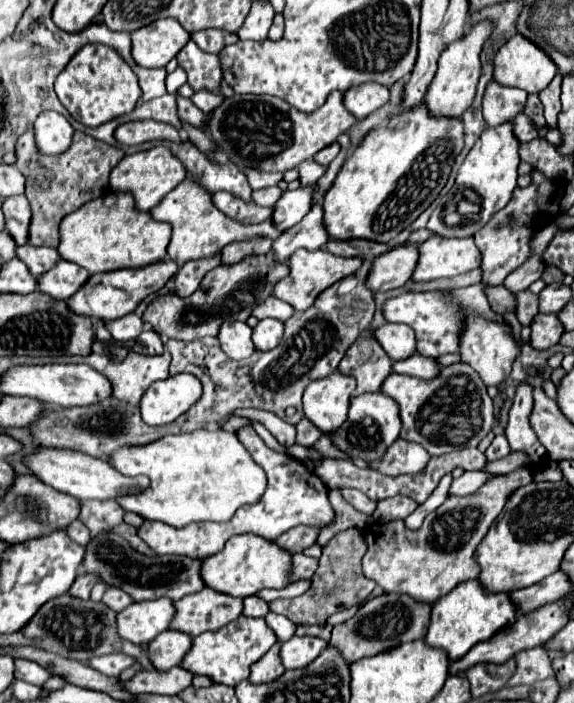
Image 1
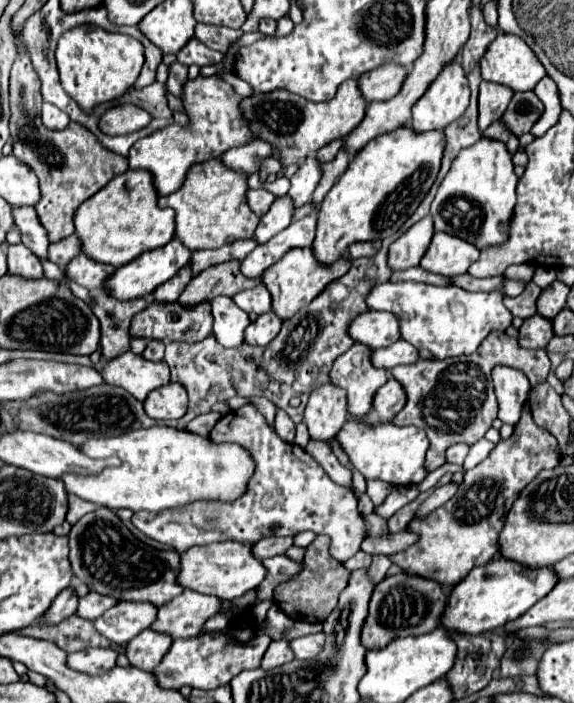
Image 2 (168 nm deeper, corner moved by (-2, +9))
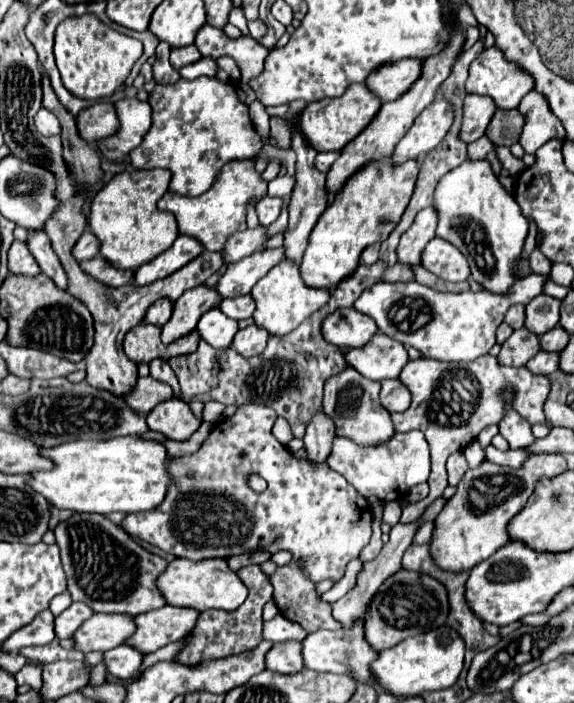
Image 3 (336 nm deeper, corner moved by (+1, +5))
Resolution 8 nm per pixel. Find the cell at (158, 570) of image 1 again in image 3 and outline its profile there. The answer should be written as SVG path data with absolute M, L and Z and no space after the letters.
M76 513L56 529L62 565L68 579L68 591L74 601L84 601L96 613L140 615L166 605L156 589L156 579L164 573L168 561L142 549L120 525L98 513Z

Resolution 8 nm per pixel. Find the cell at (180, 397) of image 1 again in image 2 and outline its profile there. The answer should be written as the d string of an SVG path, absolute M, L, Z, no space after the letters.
M169 383L155 389L145 399L145 413L151 419L181 419L187 413L187 391L179 383Z

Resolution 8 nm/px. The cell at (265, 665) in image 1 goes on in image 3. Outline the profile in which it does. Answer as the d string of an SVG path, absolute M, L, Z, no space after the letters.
M278 643L266 653L266 669L278 673L298 673L304 669L300 657L300 643Z

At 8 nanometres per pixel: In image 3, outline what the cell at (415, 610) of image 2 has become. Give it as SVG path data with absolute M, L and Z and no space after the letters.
M400 569L398 573L388 577L378 589L378 593L372 597L364 621L364 635L374 651L382 651L404 641L406 637L442 627L446 617L448 597L444 585L428 575Z

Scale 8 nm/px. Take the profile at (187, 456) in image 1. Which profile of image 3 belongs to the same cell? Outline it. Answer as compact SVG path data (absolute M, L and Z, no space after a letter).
M136 435L114 437L108 441L68 441L56 449L44 449L44 455L56 461L56 469L32 473L30 485L58 509L100 515L114 511L152 511L164 501L166 491L172 485L172 475L168 471L172 457L166 447Z

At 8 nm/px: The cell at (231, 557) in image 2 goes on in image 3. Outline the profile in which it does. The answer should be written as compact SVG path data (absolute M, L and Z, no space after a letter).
M174 559L172 563L168 563L168 569L158 579L158 589L162 591L168 605L192 607L198 611L204 609L234 611L248 597L246 585L240 581L236 571L228 567L226 559L202 559L202 561Z

